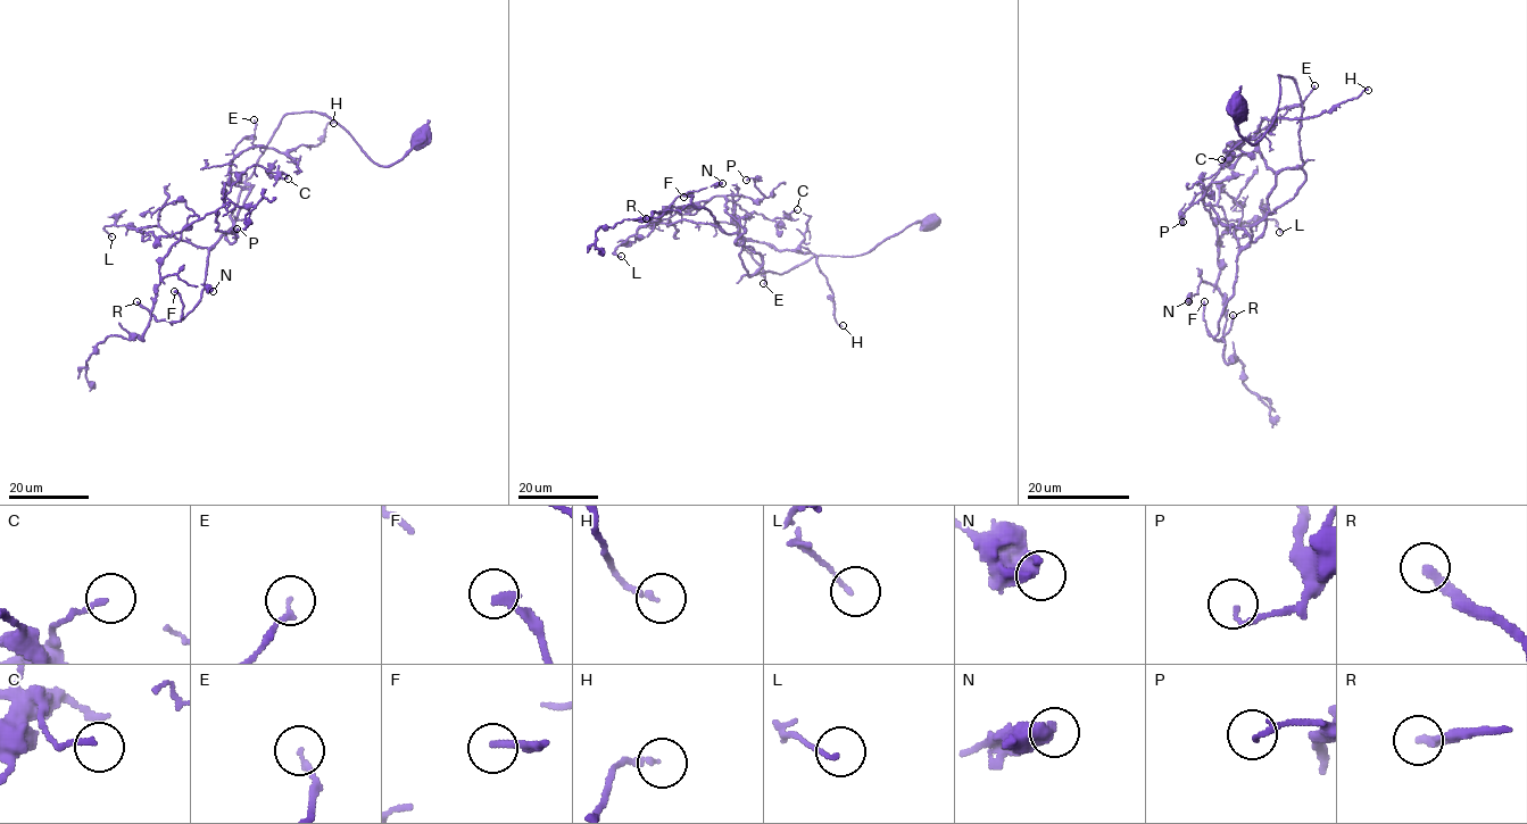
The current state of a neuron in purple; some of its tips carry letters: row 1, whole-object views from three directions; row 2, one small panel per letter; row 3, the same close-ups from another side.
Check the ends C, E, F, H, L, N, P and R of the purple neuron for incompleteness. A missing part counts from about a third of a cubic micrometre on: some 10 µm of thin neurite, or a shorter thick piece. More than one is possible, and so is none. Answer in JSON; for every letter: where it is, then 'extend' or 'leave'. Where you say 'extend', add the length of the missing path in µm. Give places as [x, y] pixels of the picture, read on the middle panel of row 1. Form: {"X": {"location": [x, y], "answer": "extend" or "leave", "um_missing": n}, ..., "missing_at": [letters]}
{"C": {"location": [797, 209], "answer": "leave"}, "E": {"location": [763, 283], "answer": "leave"}, "F": {"location": [683, 197], "answer": "leave"}, "H": {"location": [843, 325], "answer": "leave"}, "L": {"location": [621, 256], "answer": "leave"}, "N": {"location": [722, 183], "answer": "leave"}, "P": {"location": [746, 180], "answer": "leave"}, "R": {"location": [646, 218], "answer": "extend", "um_missing": 25}, "missing_at": ["R"]}

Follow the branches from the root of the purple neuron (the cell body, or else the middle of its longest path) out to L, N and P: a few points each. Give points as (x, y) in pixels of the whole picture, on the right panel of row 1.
L: (1236, 110), (1255, 143), (1279, 75), (1297, 85), (1305, 181), (1244, 247), (1234, 234), (1237, 219), (1279, 232)
N: (1236, 110), (1255, 143), (1289, 77), (1303, 164), (1275, 173), (1252, 151), (1211, 177), (1220, 273), (1188, 301)
P: (1236, 110), (1255, 143), (1289, 77), (1303, 164), (1275, 173), (1244, 154), (1183, 222)

